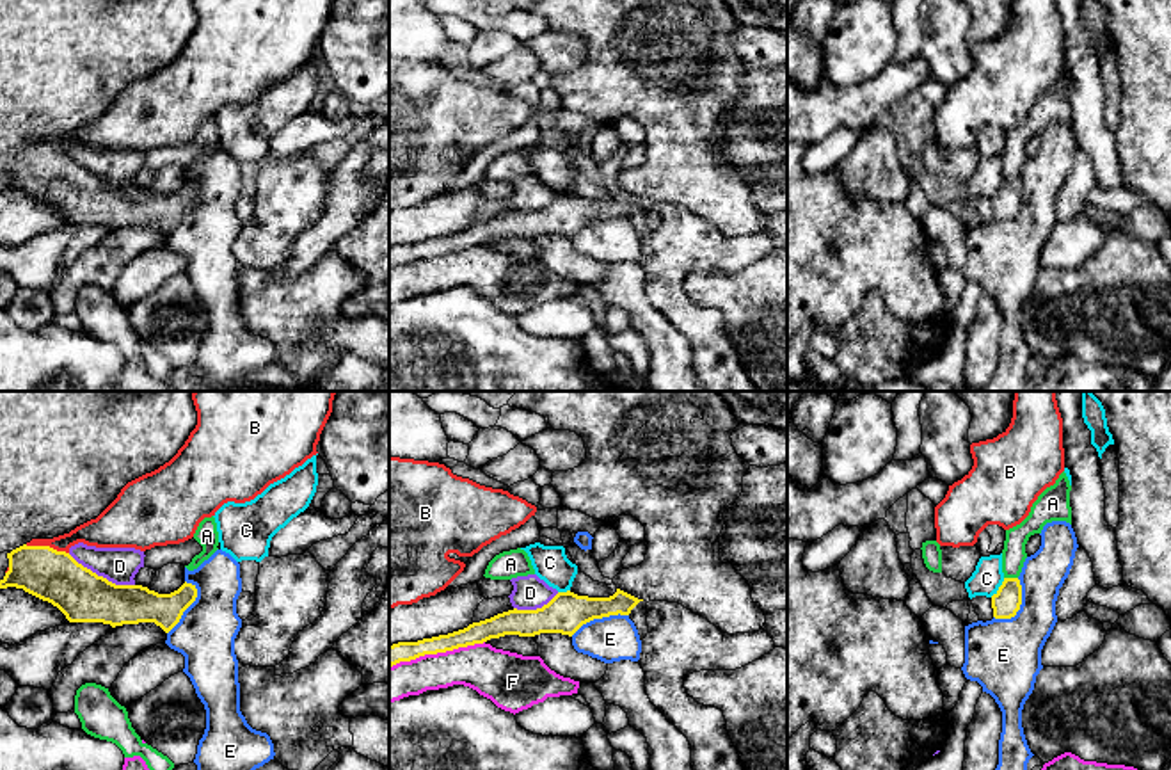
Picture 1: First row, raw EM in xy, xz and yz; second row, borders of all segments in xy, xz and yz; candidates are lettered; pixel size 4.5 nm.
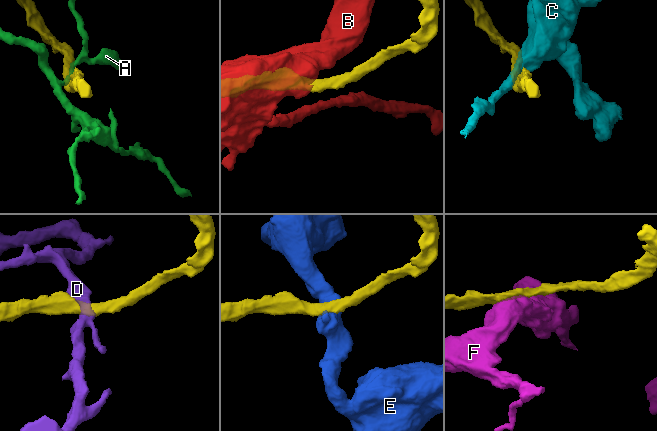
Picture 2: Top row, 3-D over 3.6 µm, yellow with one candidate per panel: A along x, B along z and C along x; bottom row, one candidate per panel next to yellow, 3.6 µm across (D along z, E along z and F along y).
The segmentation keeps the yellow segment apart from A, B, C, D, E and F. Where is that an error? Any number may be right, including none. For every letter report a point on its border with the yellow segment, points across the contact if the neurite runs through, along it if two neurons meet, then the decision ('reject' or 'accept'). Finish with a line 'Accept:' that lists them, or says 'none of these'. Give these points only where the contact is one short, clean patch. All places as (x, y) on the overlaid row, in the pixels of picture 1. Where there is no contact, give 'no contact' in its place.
A: meets yellow in yz at (1011, 578); reject
B: meets yellow in xy at (47, 546); reject
C: meets yellow in yz at (999, 587); border along yz (1004, 578), (990, 596); reject
D: meets yellow in xy at (102, 577); reject
E: meets yellow in yz at (1019, 607); border along yz (1019, 578), (1020, 609), (1010, 617), (995, 619); reject
F: meets yellow in xz at (436, 653); reject
Accept: none of these

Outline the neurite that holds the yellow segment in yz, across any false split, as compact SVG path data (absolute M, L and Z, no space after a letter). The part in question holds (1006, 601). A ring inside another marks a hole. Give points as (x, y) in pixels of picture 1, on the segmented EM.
M1004 578L999 590L992 596L995 619L1011 619L1022 605L1022 585L1018 578Z

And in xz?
M620 589L609 598L578 596L570 590L558 592L547 605L537 610L508 610L490 619L473 622L464 630L389 646L389 667L410 662L425 654L437 654L483 644L505 635L535 637L540 633L562 633L572 637L583 624L609 615L629 615L643 599Z

